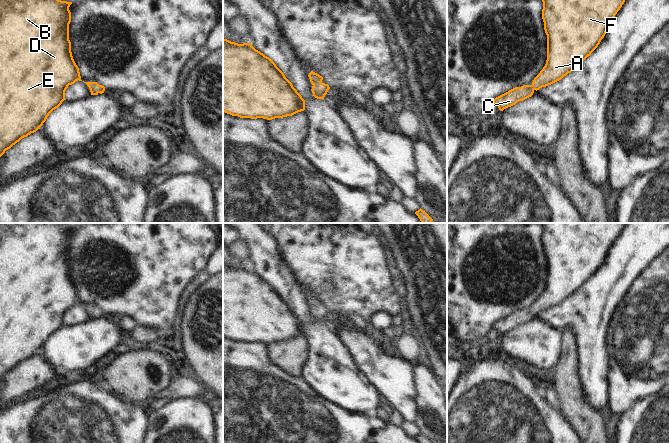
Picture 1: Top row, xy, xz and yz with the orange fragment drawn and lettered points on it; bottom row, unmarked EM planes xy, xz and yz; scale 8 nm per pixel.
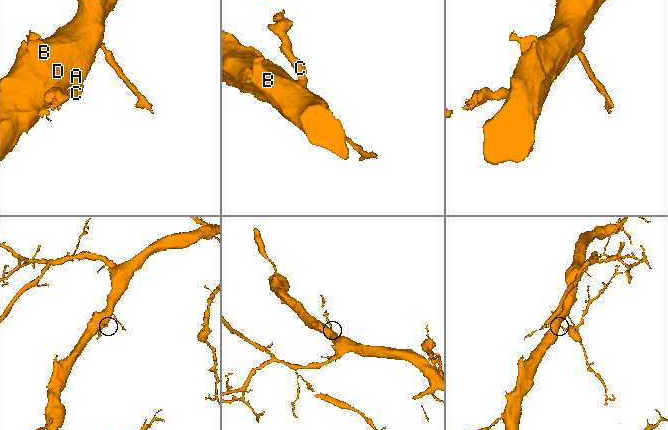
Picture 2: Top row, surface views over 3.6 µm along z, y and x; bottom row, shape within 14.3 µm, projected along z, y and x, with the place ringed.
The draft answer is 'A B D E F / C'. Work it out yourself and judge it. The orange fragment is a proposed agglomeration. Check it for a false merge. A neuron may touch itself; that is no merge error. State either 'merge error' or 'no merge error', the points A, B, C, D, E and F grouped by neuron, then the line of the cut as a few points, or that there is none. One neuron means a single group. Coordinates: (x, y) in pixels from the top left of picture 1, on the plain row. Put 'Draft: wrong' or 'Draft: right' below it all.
no merge error | A B C D E F | no cut
Draft: wrong

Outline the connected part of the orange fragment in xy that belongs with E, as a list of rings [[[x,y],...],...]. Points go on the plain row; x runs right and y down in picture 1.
[[[0,223],[0,381],[22,362],[40,353],[49,338],[65,324],[65,315],[68,310],[78,304],[82,305],[79,292],[72,280],[69,264],[69,248],[71,246],[69,231],[71,228],[72,226],[59,223]]]

